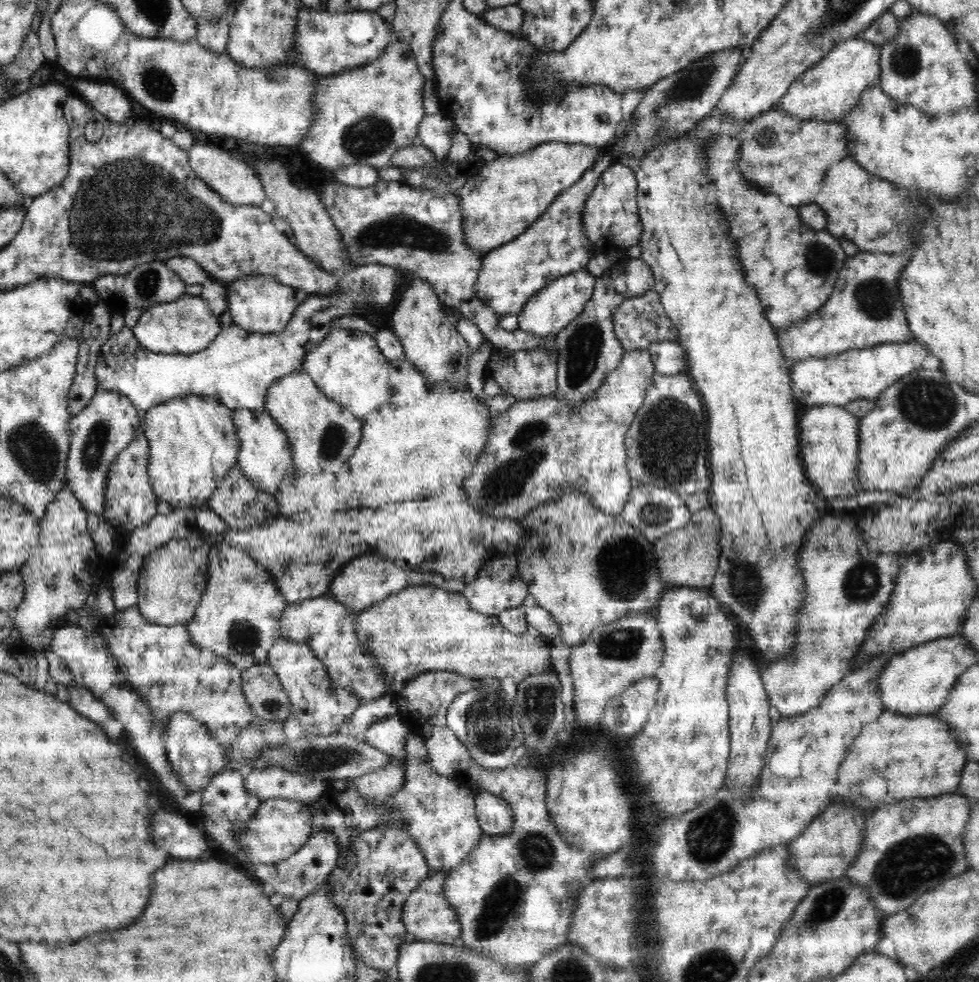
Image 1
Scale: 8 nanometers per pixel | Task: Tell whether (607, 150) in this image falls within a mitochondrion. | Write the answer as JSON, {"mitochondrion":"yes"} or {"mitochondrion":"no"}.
{"mitochondrion":"no"}

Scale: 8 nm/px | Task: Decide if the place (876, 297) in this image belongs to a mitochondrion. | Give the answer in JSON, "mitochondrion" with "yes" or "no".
{"mitochondrion":"yes"}

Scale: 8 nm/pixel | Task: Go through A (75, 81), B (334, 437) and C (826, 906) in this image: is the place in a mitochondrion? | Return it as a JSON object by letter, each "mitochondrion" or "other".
{"A":"other","B":"mitochondrion","C":"mitochondrion"}

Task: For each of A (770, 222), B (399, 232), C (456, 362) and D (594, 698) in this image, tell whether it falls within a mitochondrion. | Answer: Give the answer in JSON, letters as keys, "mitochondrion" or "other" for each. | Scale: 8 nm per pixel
{"A":"other","B":"mitochondrion","C":"other","D":"other"}

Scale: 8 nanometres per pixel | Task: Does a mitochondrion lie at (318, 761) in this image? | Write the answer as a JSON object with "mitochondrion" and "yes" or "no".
{"mitochondrion":"yes"}

